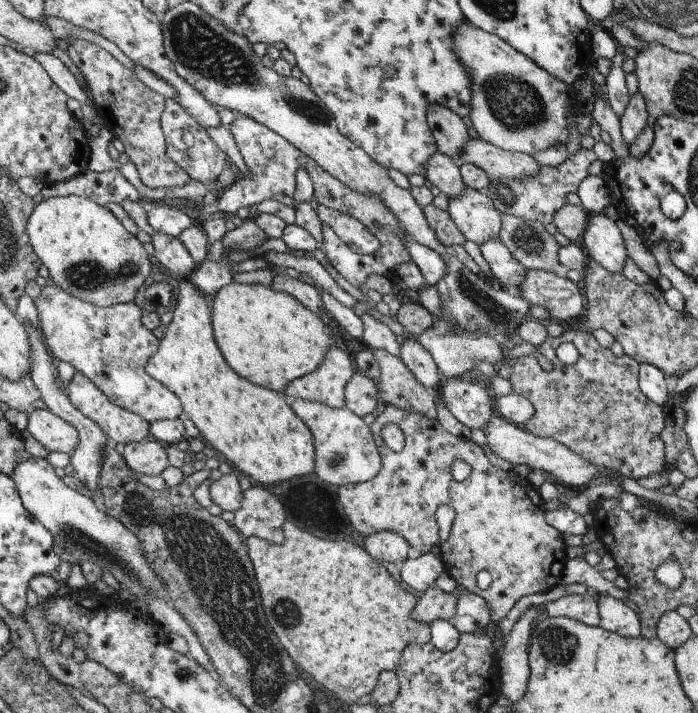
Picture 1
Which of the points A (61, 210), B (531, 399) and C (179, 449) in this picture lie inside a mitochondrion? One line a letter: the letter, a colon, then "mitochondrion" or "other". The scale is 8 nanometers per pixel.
A: other
B: other
C: other

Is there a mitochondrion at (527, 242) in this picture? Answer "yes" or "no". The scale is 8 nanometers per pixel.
yes

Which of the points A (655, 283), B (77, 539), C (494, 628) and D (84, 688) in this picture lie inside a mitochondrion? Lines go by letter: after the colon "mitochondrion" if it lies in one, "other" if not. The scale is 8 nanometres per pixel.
A: other
B: mitochondrion
C: other
D: other

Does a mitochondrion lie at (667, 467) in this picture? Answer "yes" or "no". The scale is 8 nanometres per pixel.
no

